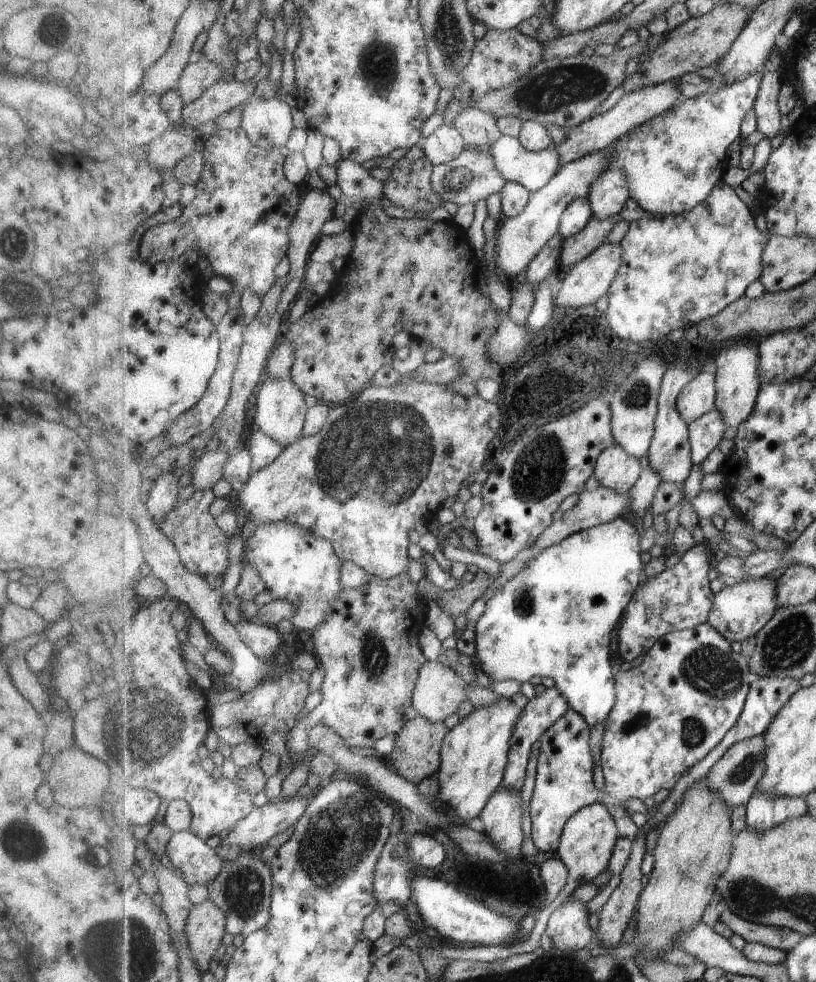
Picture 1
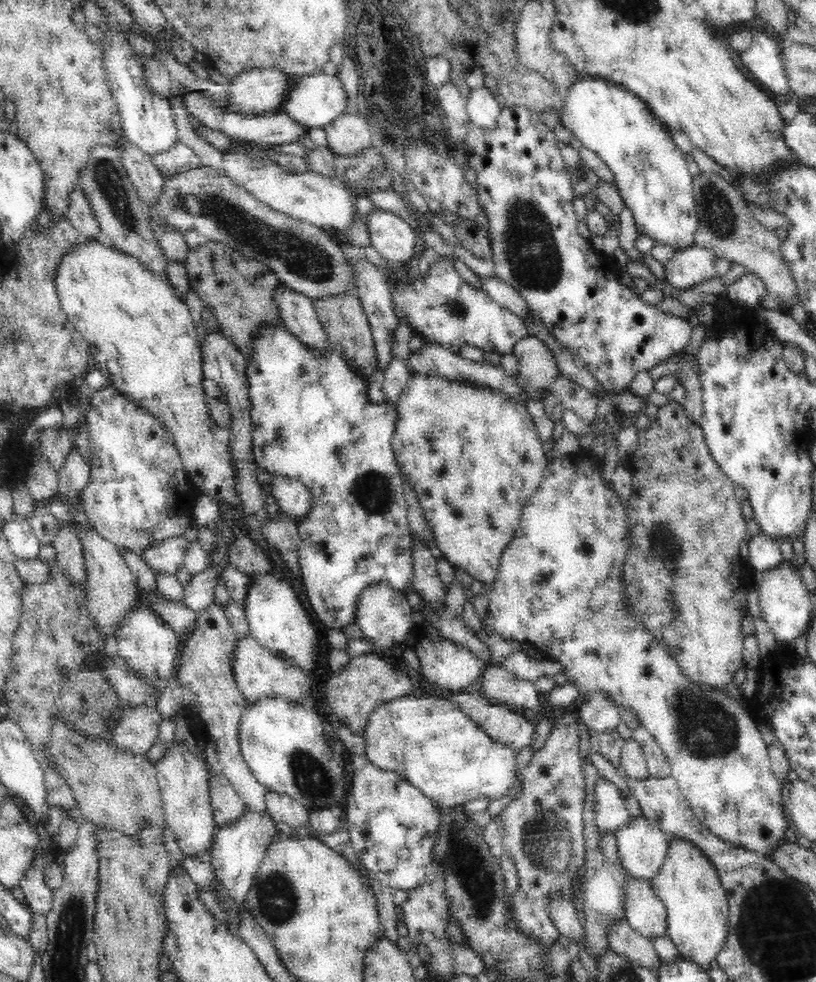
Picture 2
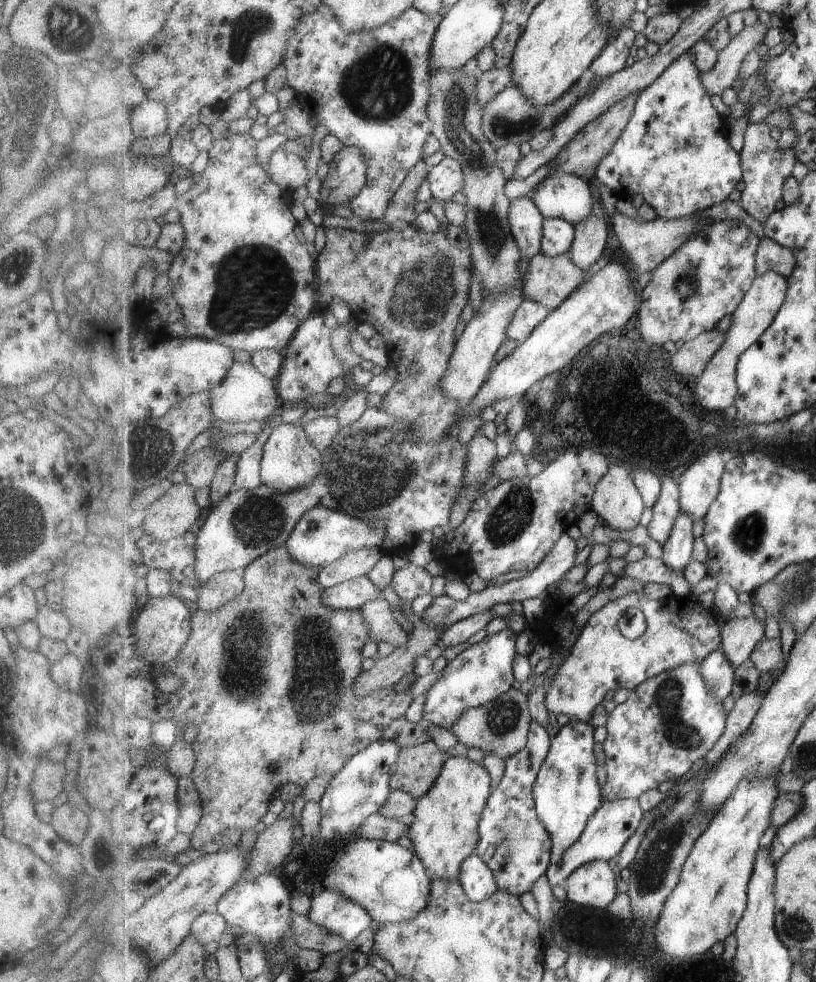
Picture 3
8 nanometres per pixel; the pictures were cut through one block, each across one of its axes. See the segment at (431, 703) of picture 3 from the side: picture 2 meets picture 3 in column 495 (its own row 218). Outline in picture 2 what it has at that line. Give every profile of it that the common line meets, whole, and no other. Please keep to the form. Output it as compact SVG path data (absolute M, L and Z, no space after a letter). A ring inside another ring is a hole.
M584 75L566 93L565 111L561 112L560 123L610 167L616 179L615 187L624 197L625 206L633 214L637 232L651 236L656 245L672 246L675 252L694 245L699 218L694 199L693 177L688 171L685 154L670 139L661 120L654 118L636 95L618 87L616 83L592 75Z

